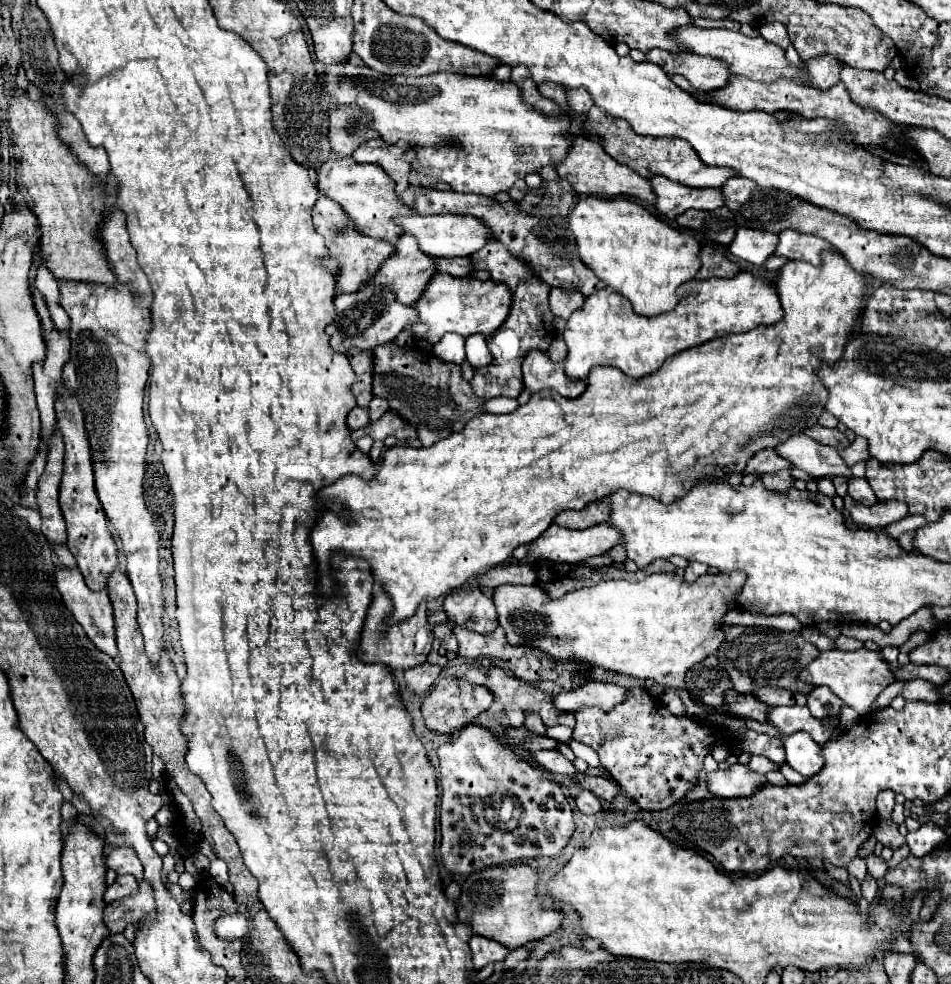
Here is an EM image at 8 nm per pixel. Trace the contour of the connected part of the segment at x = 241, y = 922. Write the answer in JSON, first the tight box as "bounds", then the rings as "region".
{"bounds":[215,913,249,941],"region":[[[227,913],[215,921],[215,935],[223,941],[235,941],[249,933],[247,917],[243,913]]]}

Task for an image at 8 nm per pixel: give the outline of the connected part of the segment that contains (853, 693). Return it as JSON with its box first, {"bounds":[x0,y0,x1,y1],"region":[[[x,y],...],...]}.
{"bounds":[797,647,895,715],"region":[[[865,647],[847,653],[847,651],[823,651],[815,661],[811,661],[797,677],[803,683],[809,685],[825,685],[829,687],[845,705],[853,707],[859,715],[867,715],[873,701],[879,697],[879,693],[895,681],[889,665],[881,659],[877,651],[869,651]]]}

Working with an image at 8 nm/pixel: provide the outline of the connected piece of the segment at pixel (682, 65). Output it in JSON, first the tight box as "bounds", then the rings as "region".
{"bounds":[645,49,731,91],"region":[[[651,49],[645,57],[647,61],[661,65],[667,75],[675,73],[683,75],[697,91],[715,91],[727,85],[727,79],[731,75],[729,67],[723,61],[715,61],[711,57],[699,57],[687,51],[675,55],[663,49]]]}

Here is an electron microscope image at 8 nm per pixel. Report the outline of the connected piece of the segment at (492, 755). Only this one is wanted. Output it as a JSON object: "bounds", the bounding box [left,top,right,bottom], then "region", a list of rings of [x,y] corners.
{"bounds":[439,725,575,875],"region":[[[467,725],[451,741],[439,745],[441,783],[441,863],[451,875],[471,875],[487,867],[515,865],[533,857],[555,857],[569,843],[575,823],[563,789],[545,777],[539,767],[513,755],[485,727]]]}

